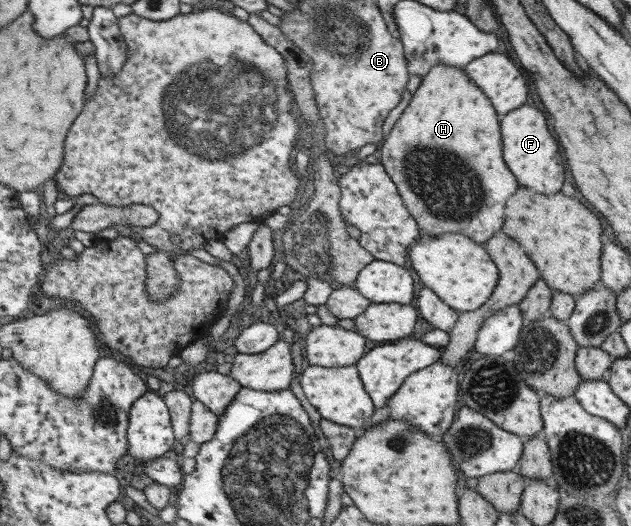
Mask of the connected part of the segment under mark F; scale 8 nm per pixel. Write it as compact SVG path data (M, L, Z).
M522 105L520 109L504 116L504 143L508 143L508 147L504 147L504 155L508 155L508 163L512 163L512 173L520 185L544 195L560 191L564 185L566 159L560 153L560 147L556 145L542 111L530 105Z

